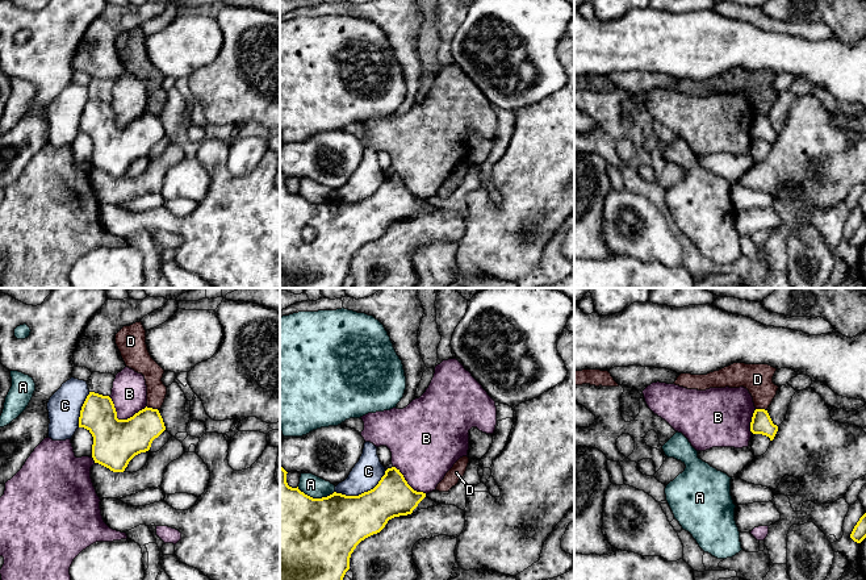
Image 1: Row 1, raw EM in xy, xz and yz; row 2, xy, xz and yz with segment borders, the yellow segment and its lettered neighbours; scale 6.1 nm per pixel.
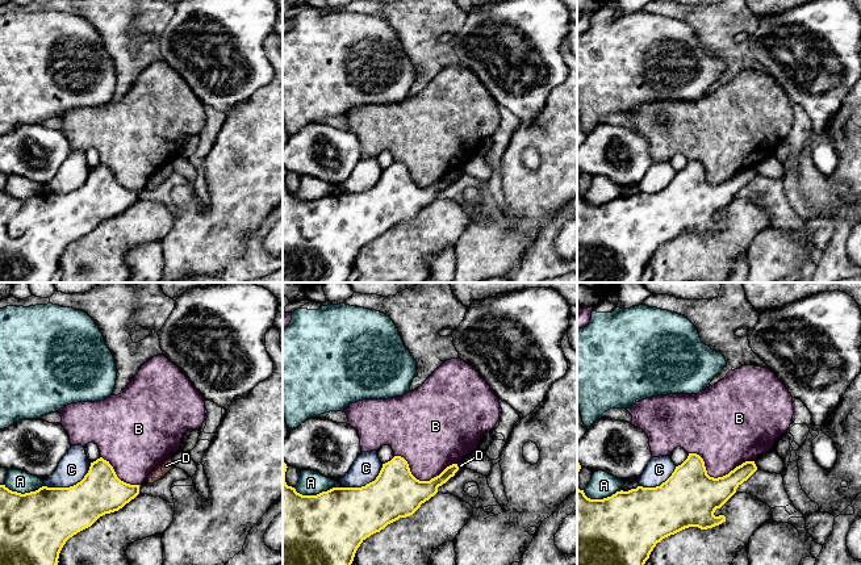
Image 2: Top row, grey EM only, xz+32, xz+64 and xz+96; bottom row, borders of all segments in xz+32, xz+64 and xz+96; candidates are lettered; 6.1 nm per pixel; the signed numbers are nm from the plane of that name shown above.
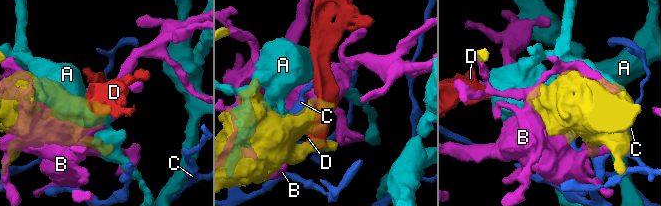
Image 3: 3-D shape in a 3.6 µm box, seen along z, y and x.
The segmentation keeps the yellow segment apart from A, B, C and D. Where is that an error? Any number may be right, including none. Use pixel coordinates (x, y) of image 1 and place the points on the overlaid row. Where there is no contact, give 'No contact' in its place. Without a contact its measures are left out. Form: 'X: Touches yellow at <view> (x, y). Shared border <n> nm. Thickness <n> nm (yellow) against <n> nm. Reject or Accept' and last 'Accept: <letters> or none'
A: Touches yellow at xz (316, 499). Shared border 240 nm. Thickness 500 nm (yellow) against 130 nm. Reject
B: Touches yellow at xy (122, 420). Shared border 240 nm. Thickness 280 nm (yellow) against 220 nm. Reject
C: Touches yellow at xz (364, 492). Shared border 340 nm. Thickness 360 nm (yellow) against 180 nm. Reject
D: Touches yellow at xy (151, 408). Shared border 70 nm. Thickness 240 nm (yellow) against 120 nm. Reject
Accept: none

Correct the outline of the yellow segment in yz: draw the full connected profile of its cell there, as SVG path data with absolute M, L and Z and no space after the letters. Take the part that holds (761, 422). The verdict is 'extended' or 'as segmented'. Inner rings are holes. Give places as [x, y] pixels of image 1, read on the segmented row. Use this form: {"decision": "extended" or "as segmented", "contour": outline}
{"decision": "as segmented", "contour": "M756 409L750 422L750 431L753 434L762 434L774 439L778 426L773 423L767 410L765 409Z"}

